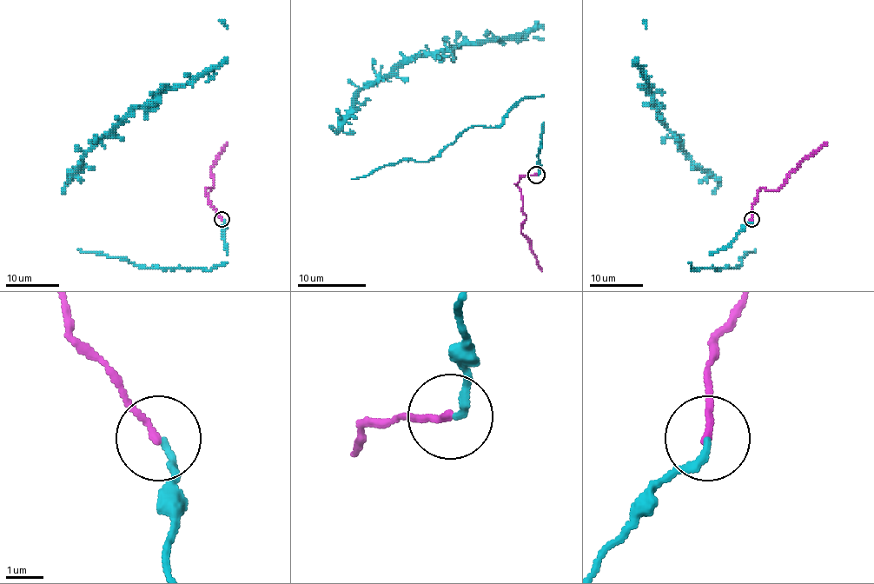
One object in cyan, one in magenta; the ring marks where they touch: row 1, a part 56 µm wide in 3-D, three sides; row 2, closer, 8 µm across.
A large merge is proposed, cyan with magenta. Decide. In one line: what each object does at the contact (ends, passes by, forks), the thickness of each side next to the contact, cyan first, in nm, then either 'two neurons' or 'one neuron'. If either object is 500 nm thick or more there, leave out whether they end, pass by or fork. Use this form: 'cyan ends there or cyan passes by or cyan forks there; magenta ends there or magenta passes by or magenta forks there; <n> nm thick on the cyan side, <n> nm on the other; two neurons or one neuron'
cyan ends there; magenta ends there; 190 nm thick on the cyan side, 170 nm on the other; one neuron

